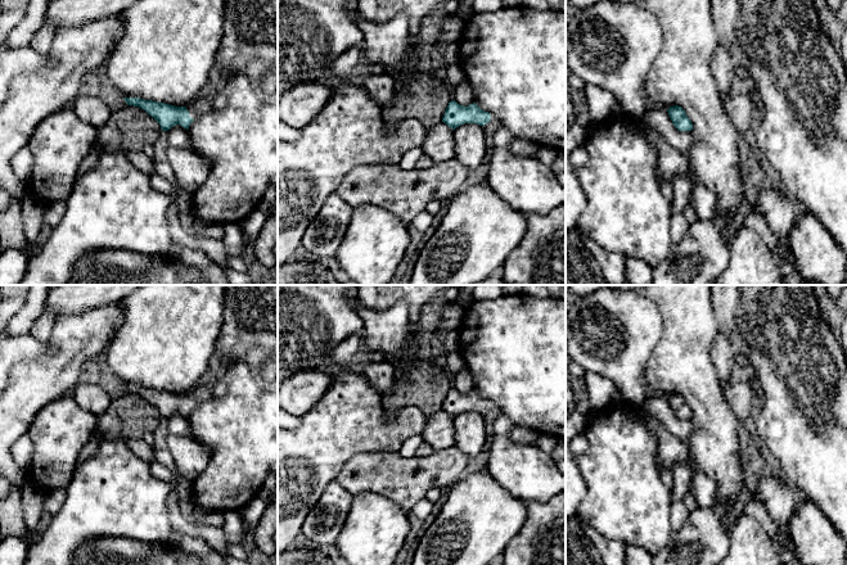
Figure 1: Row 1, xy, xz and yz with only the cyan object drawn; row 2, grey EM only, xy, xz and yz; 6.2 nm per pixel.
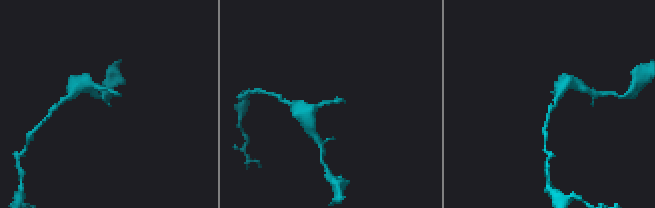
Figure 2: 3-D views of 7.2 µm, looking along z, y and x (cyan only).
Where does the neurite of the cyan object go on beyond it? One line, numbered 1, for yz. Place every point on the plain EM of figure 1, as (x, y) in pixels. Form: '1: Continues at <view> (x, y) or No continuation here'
1: No continuation here

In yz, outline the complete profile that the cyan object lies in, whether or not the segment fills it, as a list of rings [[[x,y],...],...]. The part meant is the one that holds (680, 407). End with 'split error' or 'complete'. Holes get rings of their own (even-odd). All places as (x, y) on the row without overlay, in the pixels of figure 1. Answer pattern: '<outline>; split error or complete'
[[[679,393],[670,394],[667,399],[668,399],[668,403],[673,413],[679,419],[691,419],[693,417],[693,411],[681,394]]]; complete

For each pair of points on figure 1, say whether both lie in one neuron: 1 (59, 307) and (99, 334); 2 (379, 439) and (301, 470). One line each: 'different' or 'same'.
1: different
2: same

